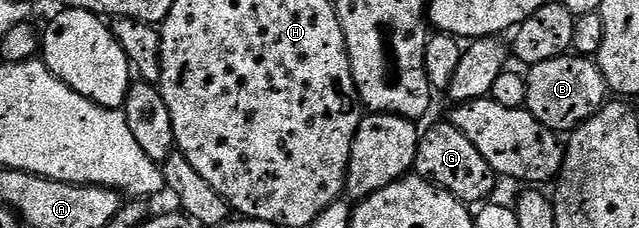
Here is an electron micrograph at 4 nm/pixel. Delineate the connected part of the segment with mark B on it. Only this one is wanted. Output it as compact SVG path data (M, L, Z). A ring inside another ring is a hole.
M582 54L554 56L530 65L526 73L526 109L547 128L574 130L609 100L607 77L594 59Z

